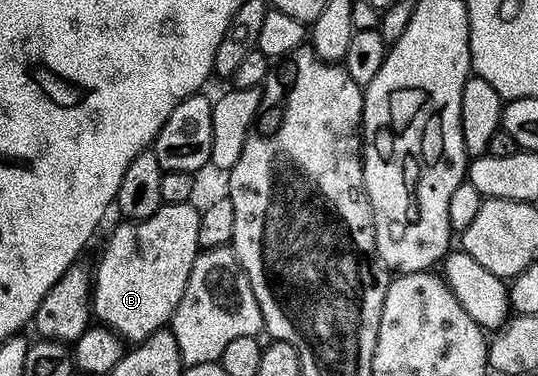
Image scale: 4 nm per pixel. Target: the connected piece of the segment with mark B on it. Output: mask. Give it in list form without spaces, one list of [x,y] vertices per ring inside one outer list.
[[[192,201],[183,204],[161,205],[155,216],[144,218],[142,222],[122,221],[109,234],[105,247],[101,250],[101,259],[97,270],[92,271],[93,296],[91,314],[100,325],[121,335],[126,343],[136,344],[157,330],[164,330],[170,325],[169,317],[177,310],[177,305],[186,301],[187,280],[191,268],[199,253],[199,220],[201,210],[193,207]]]

